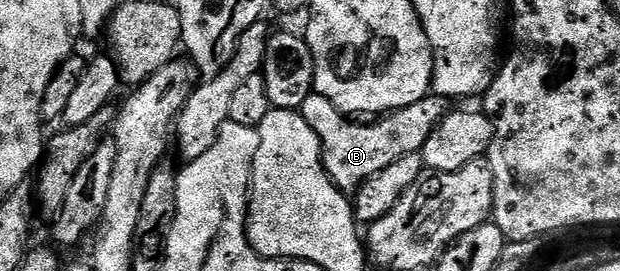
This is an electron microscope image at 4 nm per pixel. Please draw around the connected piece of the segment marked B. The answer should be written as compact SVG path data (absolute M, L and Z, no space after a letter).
M312 92L304 101L300 112L308 123L308 127L312 127L312 131L316 131L316 135L320 139L322 162L332 179L332 183L336 183L338 189L350 195L368 179L372 179L377 173L384 171L384 167L388 167L388 163L396 163L396 159L404 159L404 155L421 153L424 143L428 143L428 135L432 135L432 131L436 131L439 123L452 112L452 101L448 97L431 95L420 99L420 103L412 103L412 107L395 109L385 114L381 119L371 120L374 121L371 125L361 125L358 122L361 120L351 119L347 114L341 113L331 101L324 99L324 95Z

